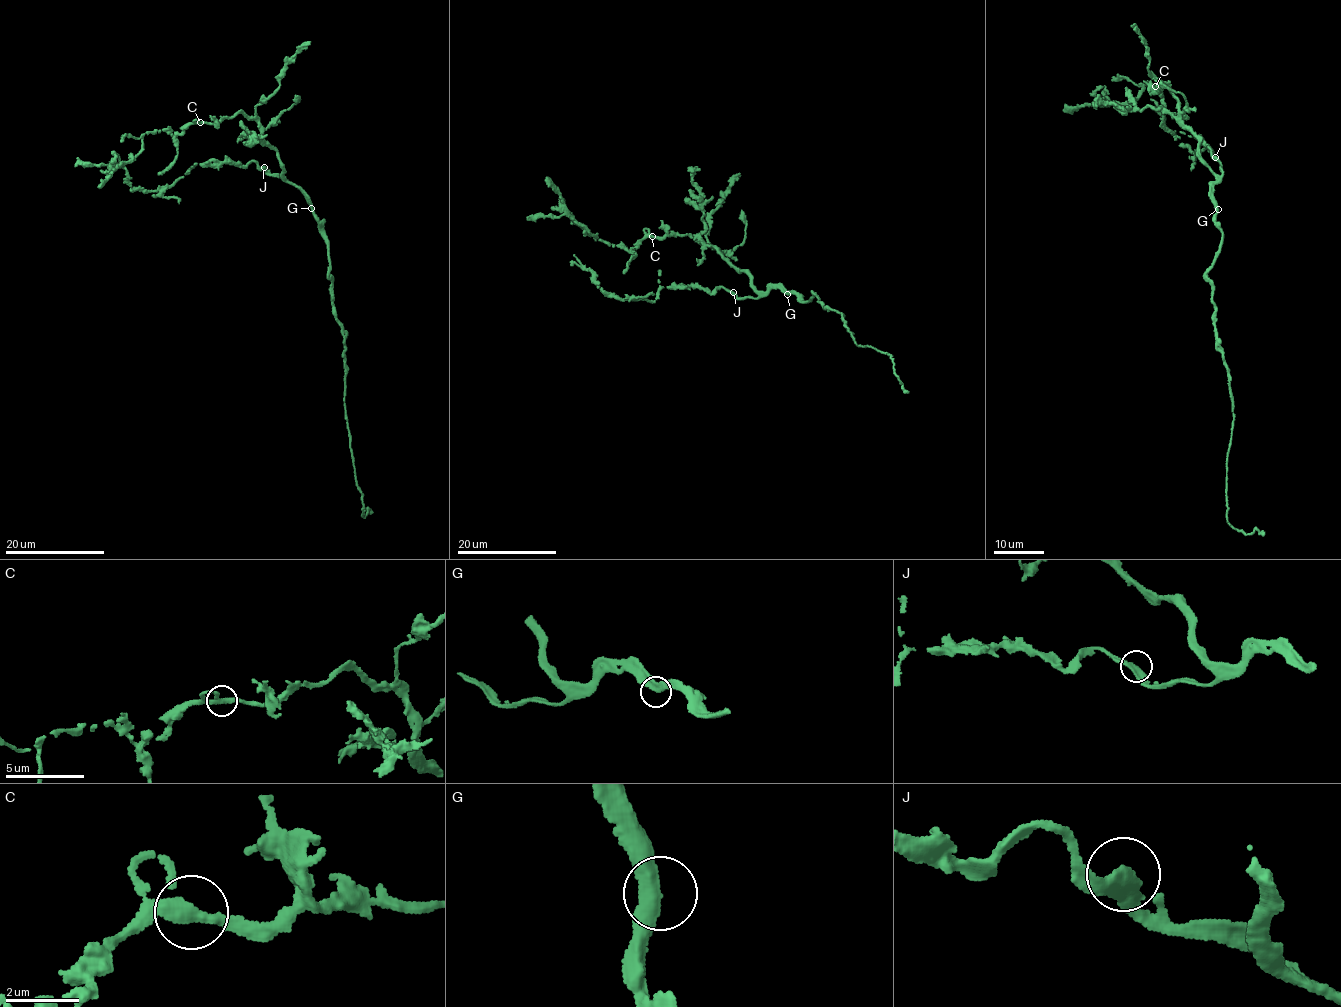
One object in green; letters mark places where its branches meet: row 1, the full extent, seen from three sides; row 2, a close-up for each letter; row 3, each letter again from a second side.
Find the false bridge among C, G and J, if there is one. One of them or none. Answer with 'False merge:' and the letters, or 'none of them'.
False merge: none of them

